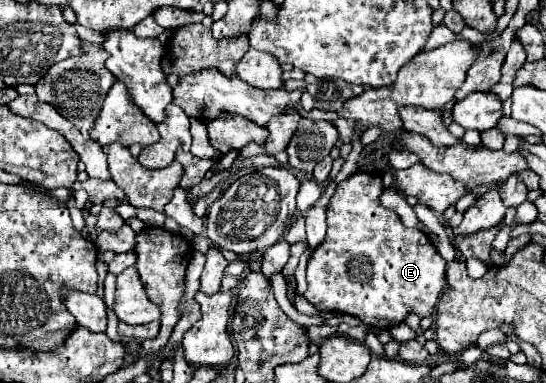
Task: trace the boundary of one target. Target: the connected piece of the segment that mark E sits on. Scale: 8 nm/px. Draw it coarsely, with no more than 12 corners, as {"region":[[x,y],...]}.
{"region":[[341,181],[305,299],[375,329],[431,315],[447,261]]}

